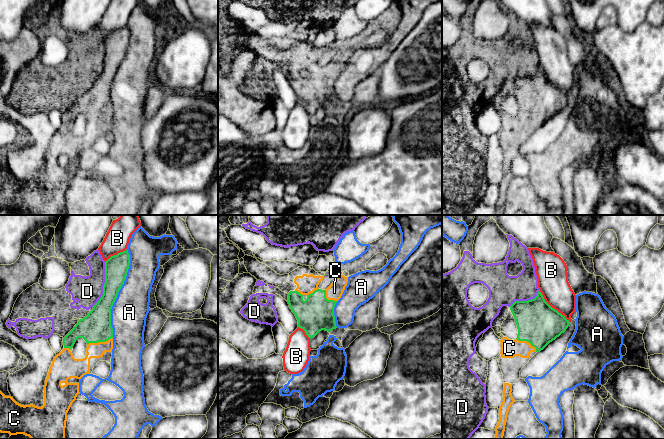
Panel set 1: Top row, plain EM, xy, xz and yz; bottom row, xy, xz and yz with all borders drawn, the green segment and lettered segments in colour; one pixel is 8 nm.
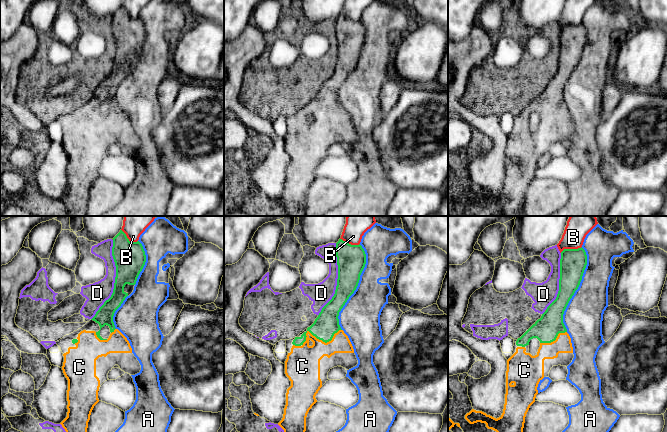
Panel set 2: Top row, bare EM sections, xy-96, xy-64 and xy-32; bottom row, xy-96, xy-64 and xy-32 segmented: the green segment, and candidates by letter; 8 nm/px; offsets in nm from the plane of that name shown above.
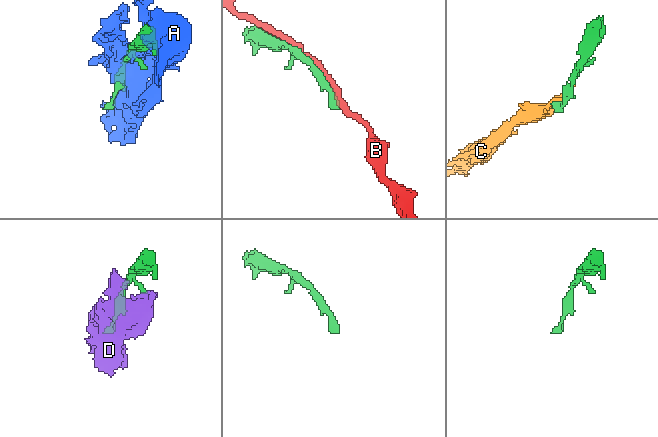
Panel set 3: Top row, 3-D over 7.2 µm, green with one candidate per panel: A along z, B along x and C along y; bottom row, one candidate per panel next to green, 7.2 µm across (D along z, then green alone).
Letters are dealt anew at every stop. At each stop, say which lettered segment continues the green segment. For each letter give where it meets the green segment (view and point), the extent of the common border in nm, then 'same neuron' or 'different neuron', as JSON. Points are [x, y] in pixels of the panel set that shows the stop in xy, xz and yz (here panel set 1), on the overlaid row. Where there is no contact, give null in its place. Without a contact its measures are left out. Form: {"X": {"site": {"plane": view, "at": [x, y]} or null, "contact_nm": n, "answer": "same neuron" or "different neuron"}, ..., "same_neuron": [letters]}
{"A": {"site": {"plane": "xy", "at": [117, 293]}, "contact_nm": 700, "answer": "different neuron"}, "B": {"site": {"plane": "yz", "at": [551, 307]}, "contact_nm": 360, "answer": "different neuron"}, "C": {"site": {"plane": "xy", "at": [99, 341]}, "contact_nm": 220, "answer": "same neuron"}, "D": {"site": {"plane": "xy", "at": [104, 284]}, "contact_nm": 380, "answer": "different neuron"}, "same_neuron": ["C"]}

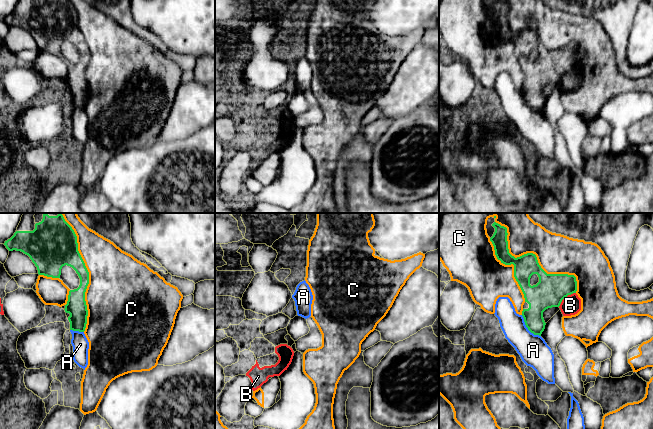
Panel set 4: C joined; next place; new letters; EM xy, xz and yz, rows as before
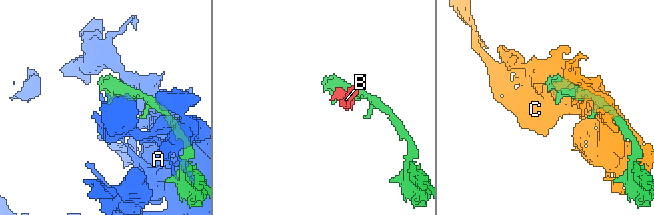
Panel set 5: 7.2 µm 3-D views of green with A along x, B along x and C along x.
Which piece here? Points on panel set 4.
{"A": {"site": {"plane": "yz", "at": [527, 327]}, "contact_nm": 240, "answer": "different neuron"}, "B": {"site": {"plane": "yz", "at": [565, 296]}, "contact_nm": 180, "answer": "different neuron"}, "C": {"site": {"plane": "yz", "at": [535, 255]}, "contact_nm": 850, "answer": "different neuron"}, "same_neuron": []}

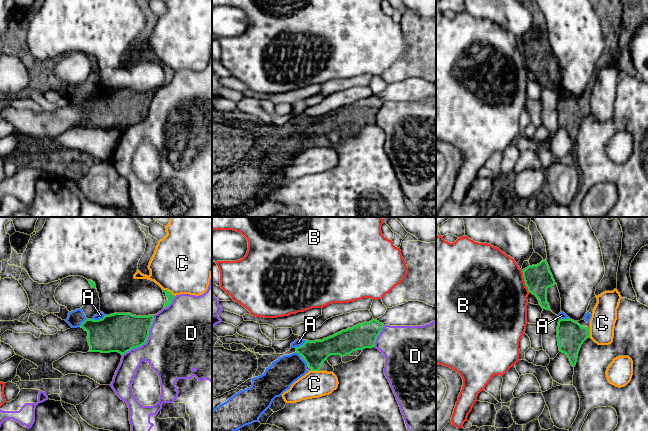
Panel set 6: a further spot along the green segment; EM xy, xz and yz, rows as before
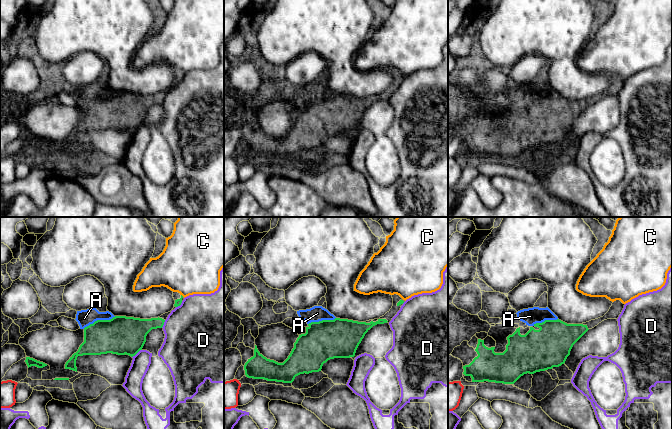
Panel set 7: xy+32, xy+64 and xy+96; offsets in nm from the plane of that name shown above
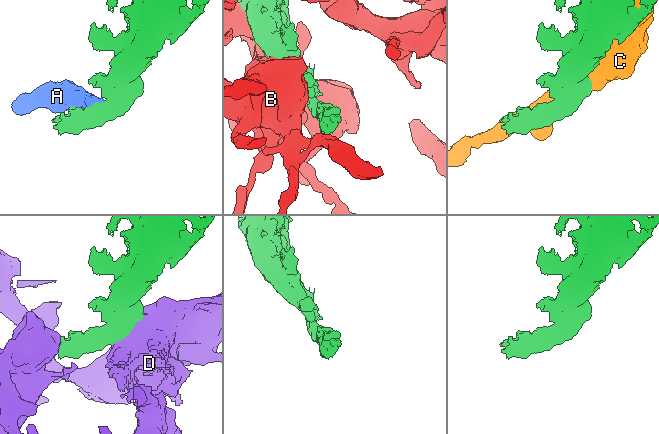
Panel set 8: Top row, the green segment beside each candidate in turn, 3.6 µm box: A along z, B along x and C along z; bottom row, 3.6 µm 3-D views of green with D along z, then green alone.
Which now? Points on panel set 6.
{"A": {"site": {"plane": "xy", "at": [99, 319]}, "contact_nm": 120, "answer": "same neuron"}, "B": {"site": {"plane": "yz", "at": [524, 280]}, "contact_nm": 200, "answer": "different neuron"}, "C": {"site": {"plane": "xy", "at": [169, 292]}, "contact_nm": 110, "answer": "different neuron"}, "D": {"site": {"plane": "xy", "at": [146, 340]}, "contact_nm": 420, "answer": "different neuron"}, "same_neuron": ["A"]}

